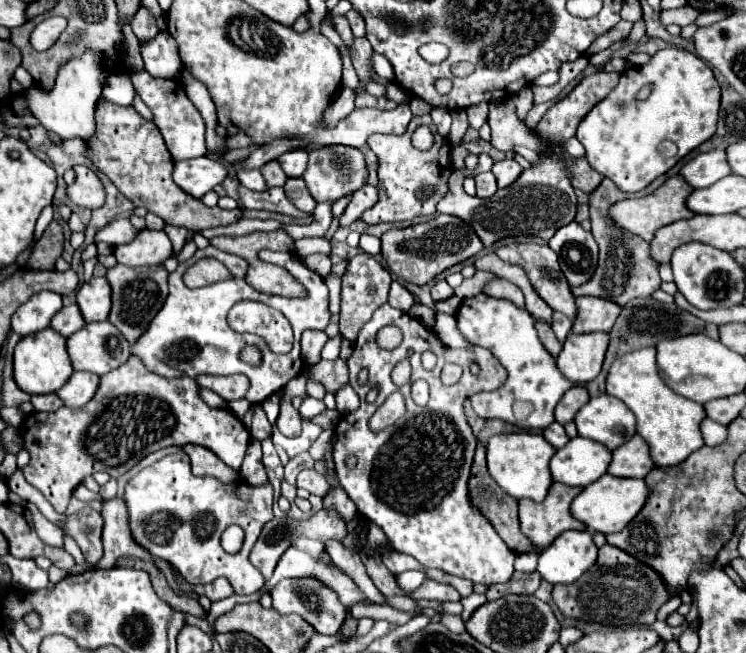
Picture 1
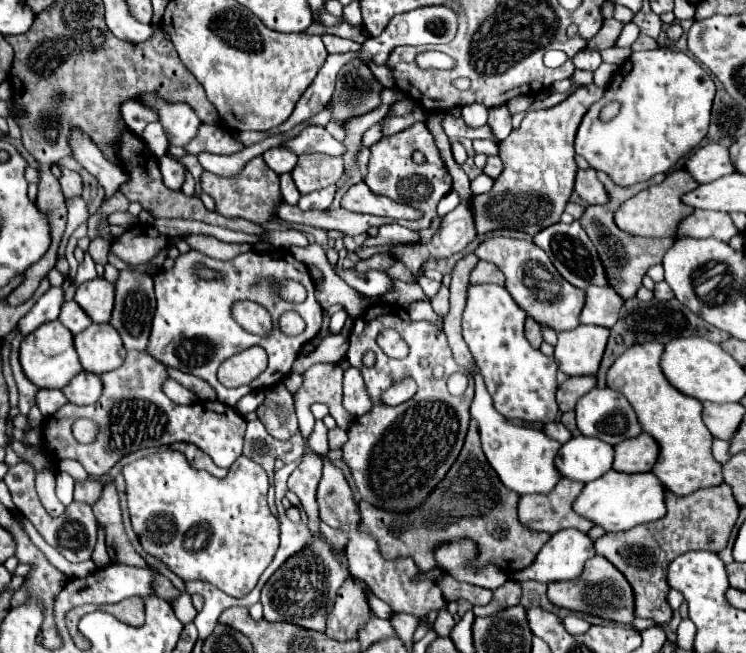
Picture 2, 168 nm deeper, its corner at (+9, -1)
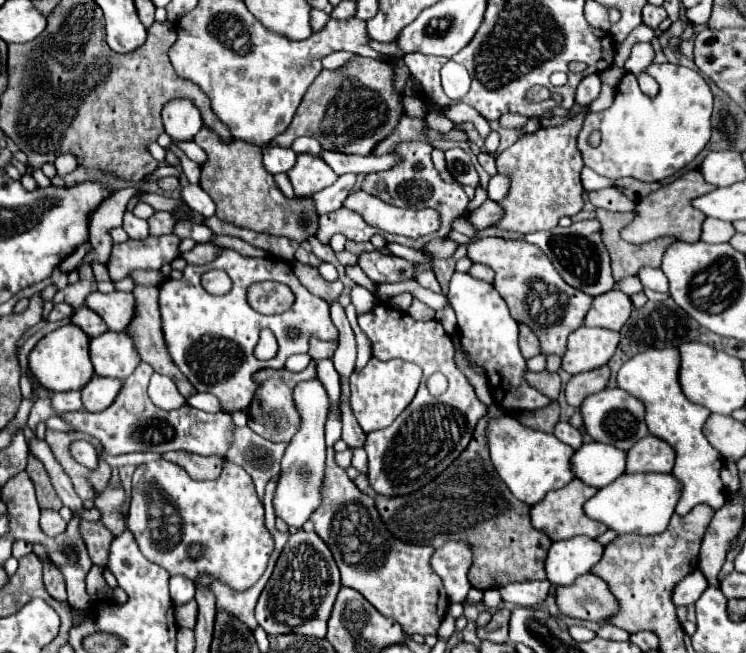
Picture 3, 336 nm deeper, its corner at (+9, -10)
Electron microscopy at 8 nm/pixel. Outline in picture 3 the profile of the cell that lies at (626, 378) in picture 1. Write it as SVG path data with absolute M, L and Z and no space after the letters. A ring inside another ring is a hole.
M668 347L662 351L644 351L642 355L634 355L634 359L626 361L618 371L618 387L632 393L634 397L646 403L646 423L652 435L670 443L676 451L676 465L672 475L682 481L684 491L676 505L678 515L686 515L694 505L704 503L718 511L726 503L728 491L722 485L720 469L722 455L706 441L702 427L710 417L710 409L704 405L696 405L686 399L678 383L680 371L680 351L676 347Z

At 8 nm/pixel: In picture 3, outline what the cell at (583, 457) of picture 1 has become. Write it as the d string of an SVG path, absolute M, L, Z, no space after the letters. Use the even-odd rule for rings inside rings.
M592 441L584 443L572 457L572 469L578 479L592 487L606 487L624 473L626 453L616 447Z

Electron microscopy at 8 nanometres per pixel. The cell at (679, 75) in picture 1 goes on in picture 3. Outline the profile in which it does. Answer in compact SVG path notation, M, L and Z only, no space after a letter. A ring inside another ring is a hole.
M652 63L646 71L660 85L656 97L644 95L636 77L626 73L616 89L614 105L600 113L588 113L584 119L578 149L584 157L584 165L598 175L610 179L634 177L638 181L664 181L684 169L710 139L712 91L704 77L698 71L672 63ZM594 129L602 133L598 147L588 145L588 135Z

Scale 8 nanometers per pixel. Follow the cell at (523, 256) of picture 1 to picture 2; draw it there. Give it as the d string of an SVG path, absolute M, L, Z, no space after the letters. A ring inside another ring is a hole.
M488 238L484 240L476 252L478 258L496 264L506 276L506 290L512 294L516 304L528 312L538 324L546 324L556 332L574 330L580 322L580 310L584 306L584 292L570 286L558 270L552 266L550 258L544 250L540 250L532 240L514 240L514 238Z

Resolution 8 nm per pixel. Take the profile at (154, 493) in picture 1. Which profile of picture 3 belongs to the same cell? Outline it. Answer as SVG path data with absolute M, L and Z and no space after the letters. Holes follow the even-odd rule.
M164 459L140 465L132 477L132 503L126 525L134 533L142 555L164 567L170 575L184 575L194 581L198 575L206 573L236 591L252 587L262 577L274 549L274 541L264 527L264 507L256 495L250 475L228 459L224 461L220 477L214 481L194 481L182 467Z

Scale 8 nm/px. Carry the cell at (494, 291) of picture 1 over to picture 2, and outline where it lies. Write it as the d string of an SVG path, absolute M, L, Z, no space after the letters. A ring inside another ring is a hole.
M480 260L478 266L470 274L470 282L474 282L474 284L498 284L498 286L504 286L504 274L494 264Z

